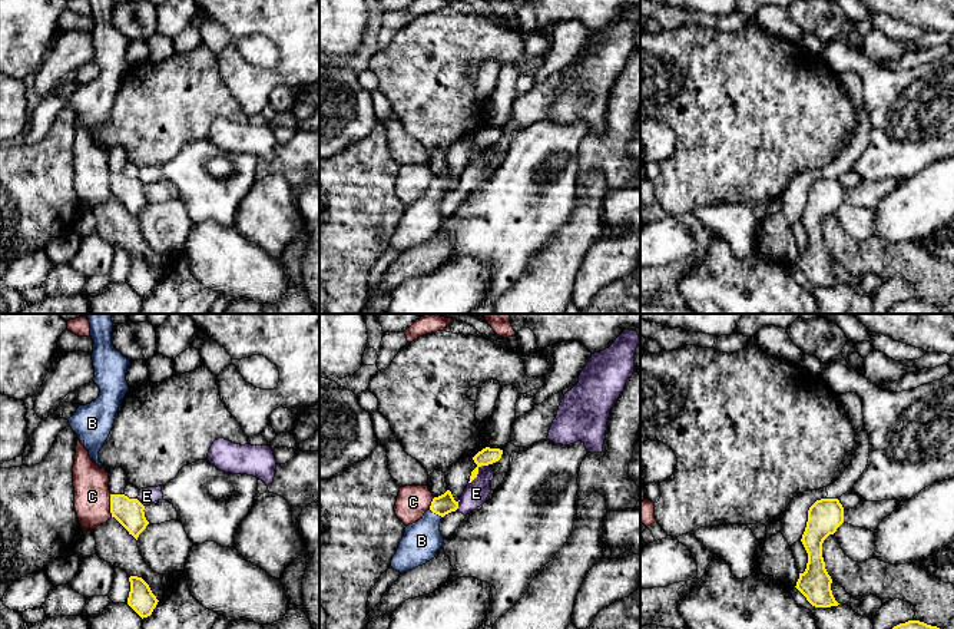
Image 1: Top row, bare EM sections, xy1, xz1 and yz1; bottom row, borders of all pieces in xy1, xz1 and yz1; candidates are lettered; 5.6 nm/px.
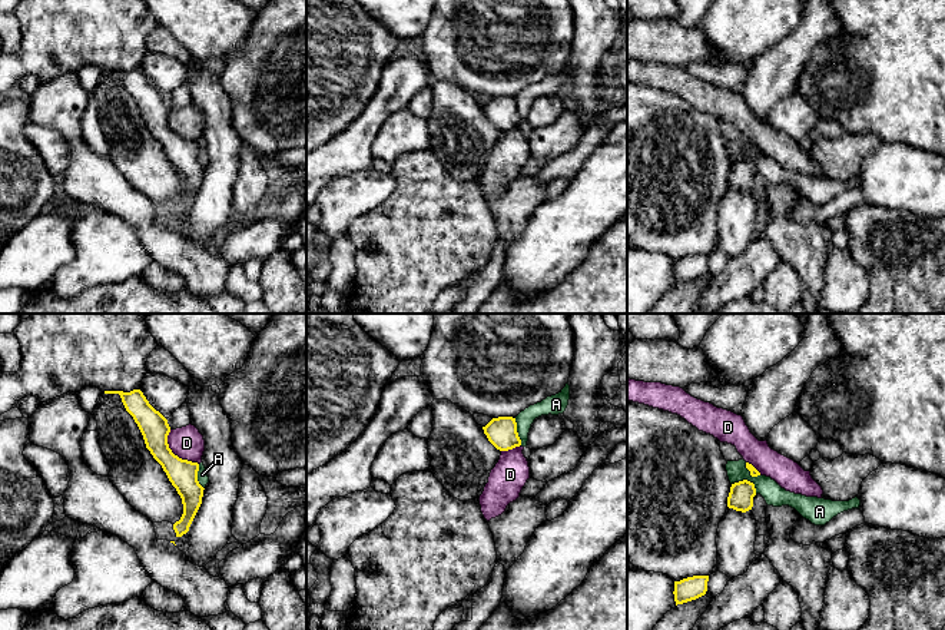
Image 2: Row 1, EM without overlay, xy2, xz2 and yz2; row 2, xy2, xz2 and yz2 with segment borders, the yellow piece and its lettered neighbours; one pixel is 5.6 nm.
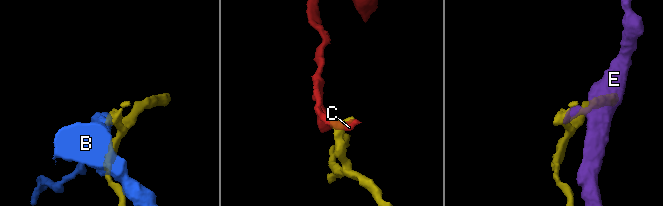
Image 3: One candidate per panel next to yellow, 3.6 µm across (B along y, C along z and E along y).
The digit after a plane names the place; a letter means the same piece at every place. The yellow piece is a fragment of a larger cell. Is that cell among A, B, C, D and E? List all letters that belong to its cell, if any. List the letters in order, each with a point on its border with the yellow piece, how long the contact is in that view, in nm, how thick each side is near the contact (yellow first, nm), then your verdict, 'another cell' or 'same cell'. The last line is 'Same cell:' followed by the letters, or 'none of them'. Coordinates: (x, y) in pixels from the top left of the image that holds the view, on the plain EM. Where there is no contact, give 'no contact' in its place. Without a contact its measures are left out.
A: meets yellow in yz2 at (746, 159); contact 160 nm long; 140 nm thick on the yellow side, 120 nm on the other; another cell
B: meets yellow in xz1 at (436, 192); contact 90 nm long; 120 nm thick on the yellow side, 220 nm on the other; same cell
C: meets yellow in xy1 at (111, 184); contact 140 nm long; 160 nm thick on the yellow side, 200 nm on the other; another cell
D: meets yellow in xy2 at (173, 133); contact 260 nm long; 160 nm thick on the yellow side, 180 nm on the other; another cell
E: meets yellow in xz1 at (477, 151); contact 160 nm long; 100 nm thick on the yellow side, 140 nm on the other; another cell
Same cell: B

